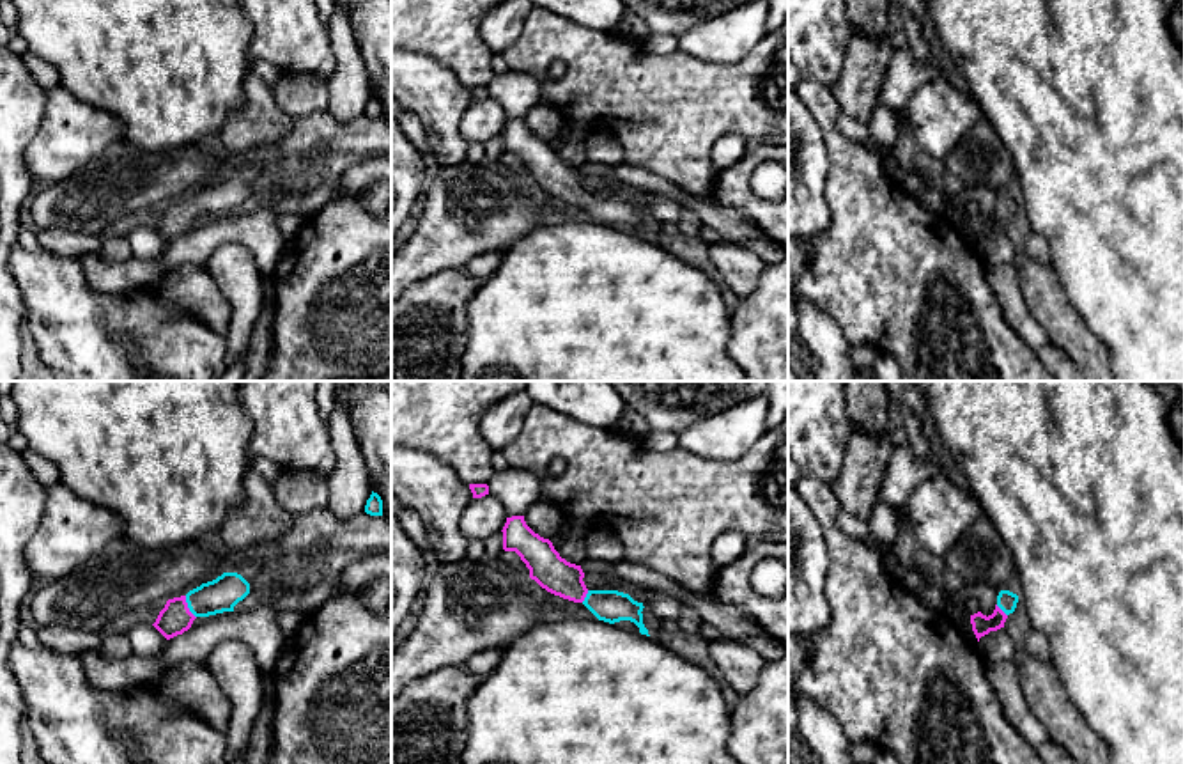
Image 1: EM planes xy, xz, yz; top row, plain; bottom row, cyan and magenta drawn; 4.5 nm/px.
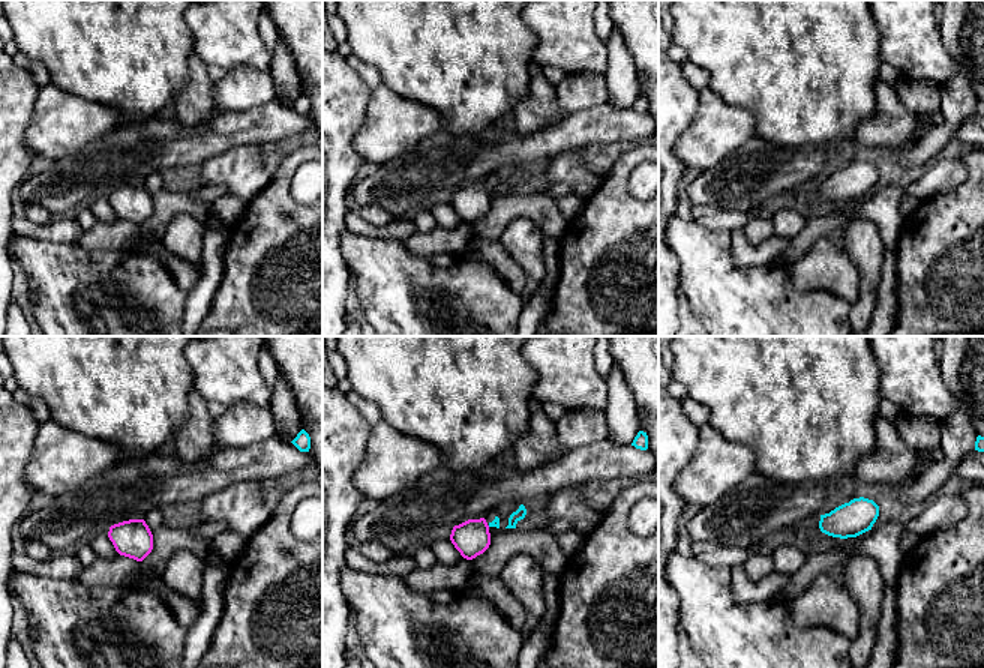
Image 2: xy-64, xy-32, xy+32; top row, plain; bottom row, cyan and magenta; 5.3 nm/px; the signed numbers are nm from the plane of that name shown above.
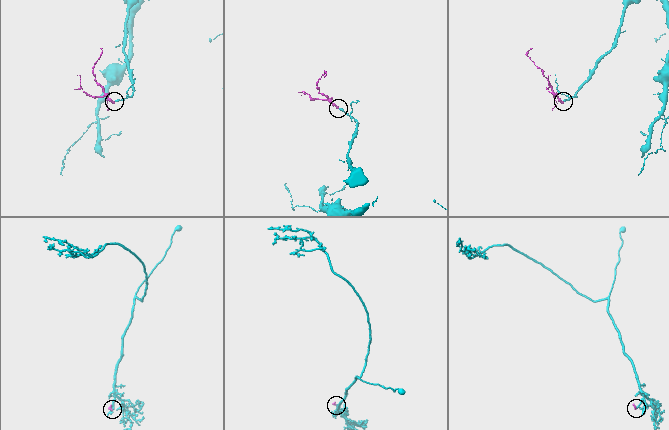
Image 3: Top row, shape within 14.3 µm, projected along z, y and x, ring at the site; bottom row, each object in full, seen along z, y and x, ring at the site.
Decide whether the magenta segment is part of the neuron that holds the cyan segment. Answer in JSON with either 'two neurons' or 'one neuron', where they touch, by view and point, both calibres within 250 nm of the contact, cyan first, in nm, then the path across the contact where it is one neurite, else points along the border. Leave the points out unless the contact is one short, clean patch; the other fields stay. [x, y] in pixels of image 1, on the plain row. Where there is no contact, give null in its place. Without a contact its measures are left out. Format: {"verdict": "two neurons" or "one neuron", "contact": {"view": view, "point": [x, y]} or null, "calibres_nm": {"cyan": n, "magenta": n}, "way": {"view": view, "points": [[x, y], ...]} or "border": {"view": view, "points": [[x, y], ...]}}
{"verdict": "one neuron", "contact": {"view": "xy", "point": [188, 210]}, "calibres_nm": {"cyan": 160, "magenta": 150}, "way": {"view": "xy", "points": [[222, 197], [188, 210], [174, 222]]}}

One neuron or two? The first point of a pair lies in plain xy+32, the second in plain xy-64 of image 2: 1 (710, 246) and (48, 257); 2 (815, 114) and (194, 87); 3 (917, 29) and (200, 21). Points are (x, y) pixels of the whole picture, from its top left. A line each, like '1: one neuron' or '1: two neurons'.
1: one neuron
2: two neurons
3: one neuron

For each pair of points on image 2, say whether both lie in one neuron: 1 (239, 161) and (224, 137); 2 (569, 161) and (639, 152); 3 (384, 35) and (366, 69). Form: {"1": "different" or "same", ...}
{"1": "different", "2": "different", "3": "different"}

